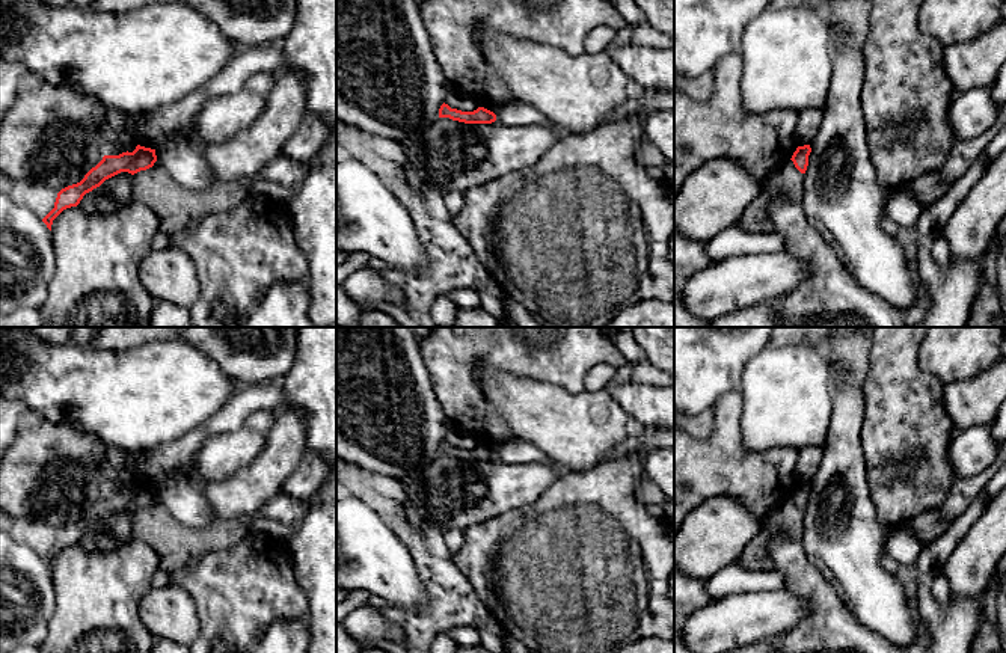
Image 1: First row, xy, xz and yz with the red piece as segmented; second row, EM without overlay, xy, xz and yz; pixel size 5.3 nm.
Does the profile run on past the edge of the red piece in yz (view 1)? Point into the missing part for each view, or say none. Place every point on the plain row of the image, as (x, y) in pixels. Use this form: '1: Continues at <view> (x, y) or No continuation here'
1: No continuation here

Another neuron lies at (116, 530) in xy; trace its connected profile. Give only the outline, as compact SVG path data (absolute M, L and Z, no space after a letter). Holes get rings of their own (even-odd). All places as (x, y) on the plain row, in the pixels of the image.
M121 510L86 531L78 544L89 552L109 552L131 540L139 540L133 523L133 513Z

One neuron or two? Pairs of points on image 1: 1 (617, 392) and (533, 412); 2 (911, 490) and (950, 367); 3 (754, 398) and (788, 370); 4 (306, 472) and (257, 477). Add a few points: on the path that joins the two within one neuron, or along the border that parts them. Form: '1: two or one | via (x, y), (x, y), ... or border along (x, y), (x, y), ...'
1: two | border along (605, 388), (632, 423)
2: two | border along (917, 359), (925, 370), (935, 374), (944, 383)
3: one | via (762, 395), (780, 377)
4: two | border along (308, 450), (281, 490)

